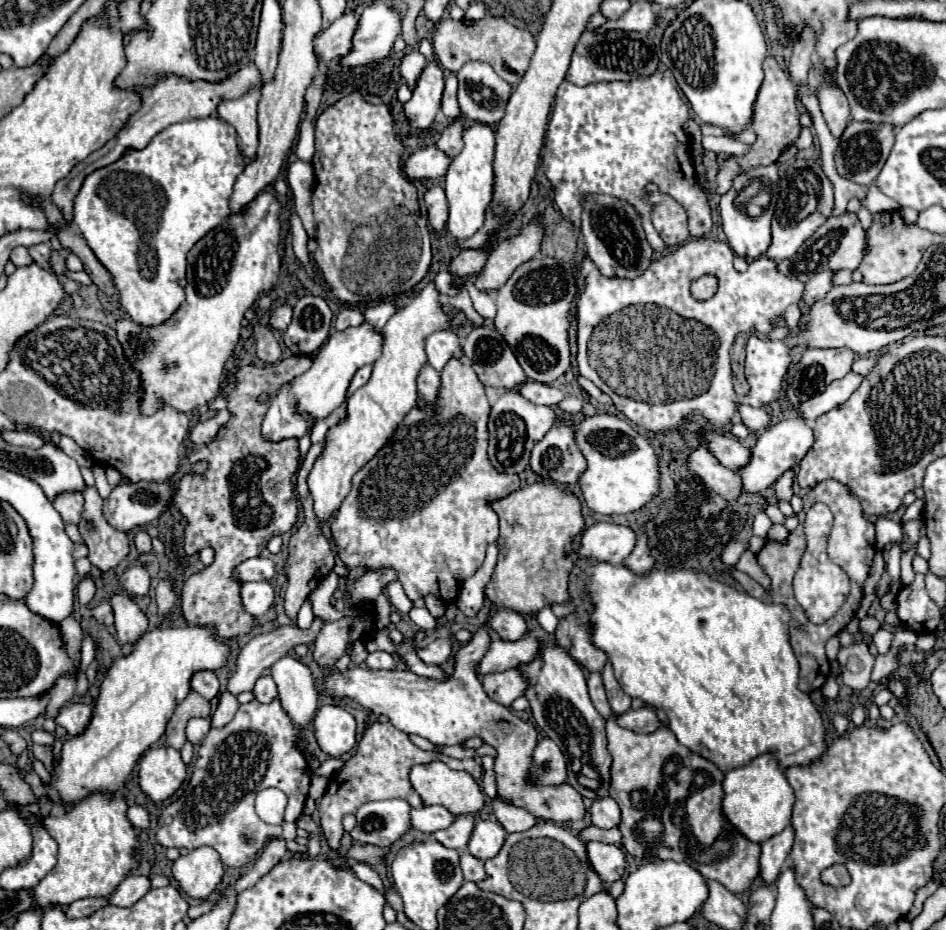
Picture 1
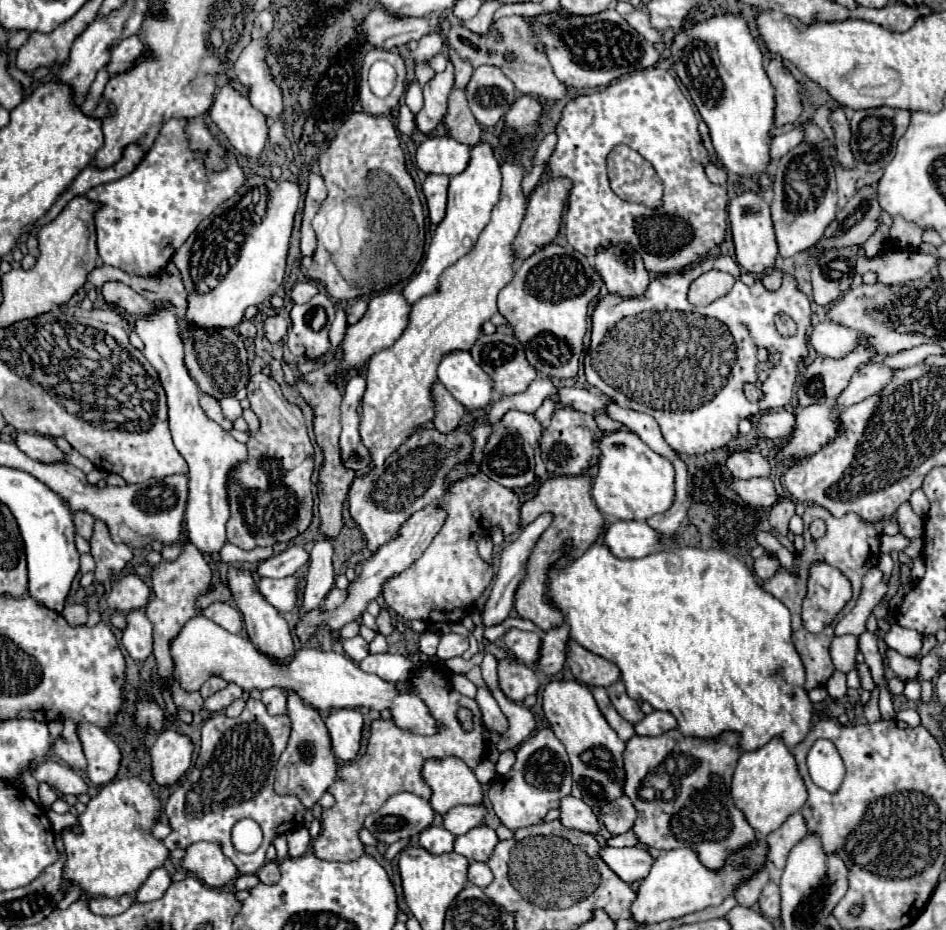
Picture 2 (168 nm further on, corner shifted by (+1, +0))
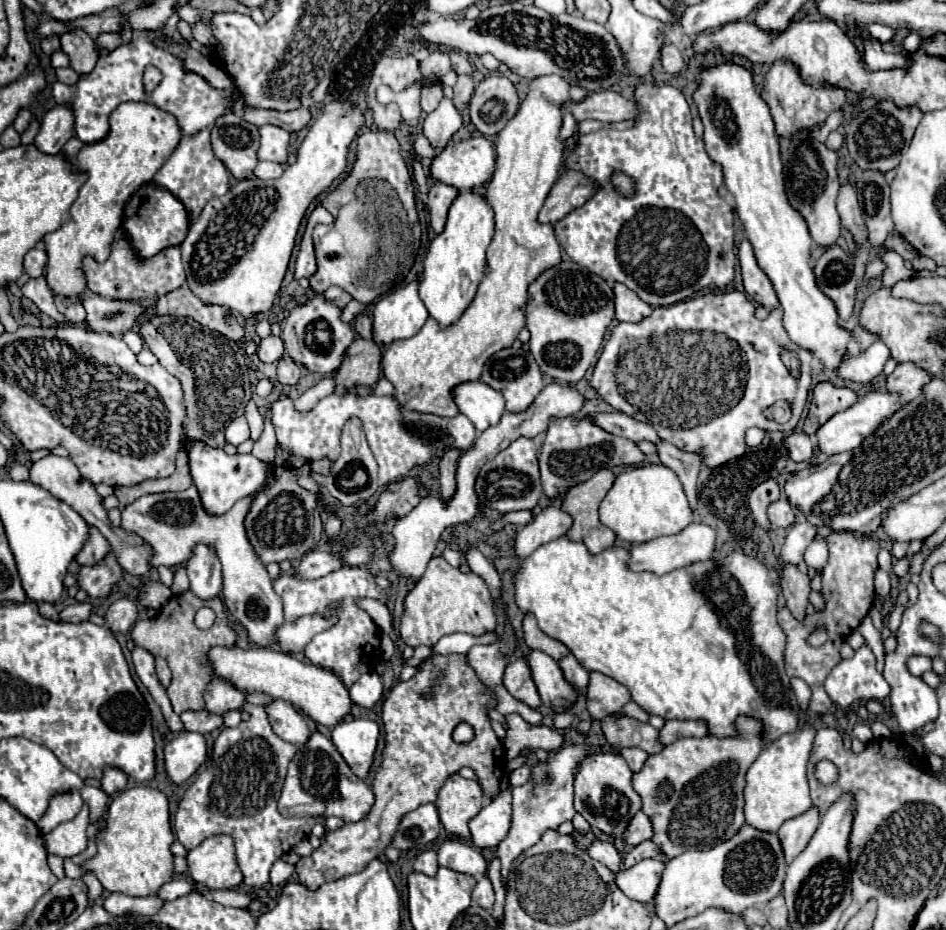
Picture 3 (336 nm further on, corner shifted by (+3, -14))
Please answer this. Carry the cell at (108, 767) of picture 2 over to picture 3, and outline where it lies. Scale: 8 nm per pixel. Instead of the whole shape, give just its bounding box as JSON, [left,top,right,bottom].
[101,767,129,795]

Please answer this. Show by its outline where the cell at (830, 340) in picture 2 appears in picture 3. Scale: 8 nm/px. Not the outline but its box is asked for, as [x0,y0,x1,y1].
[839,341,891,383]

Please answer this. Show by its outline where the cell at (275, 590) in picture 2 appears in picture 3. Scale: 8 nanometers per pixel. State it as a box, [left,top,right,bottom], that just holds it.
[275,567,391,687]

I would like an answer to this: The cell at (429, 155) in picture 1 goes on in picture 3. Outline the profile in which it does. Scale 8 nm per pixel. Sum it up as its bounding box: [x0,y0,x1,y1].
[431,135,495,191]

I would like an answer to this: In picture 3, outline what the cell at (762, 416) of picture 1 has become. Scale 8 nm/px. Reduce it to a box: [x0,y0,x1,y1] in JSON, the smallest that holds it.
[783,433,815,463]

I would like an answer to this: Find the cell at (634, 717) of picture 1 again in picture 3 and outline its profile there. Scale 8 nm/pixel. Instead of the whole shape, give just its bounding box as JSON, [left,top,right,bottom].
[659,719,709,745]

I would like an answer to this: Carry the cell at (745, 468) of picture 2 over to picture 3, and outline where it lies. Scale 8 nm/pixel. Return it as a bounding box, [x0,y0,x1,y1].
[749,479,781,533]

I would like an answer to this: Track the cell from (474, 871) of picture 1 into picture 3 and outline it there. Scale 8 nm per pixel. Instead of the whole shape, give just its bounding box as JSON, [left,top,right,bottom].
[473,877,495,909]

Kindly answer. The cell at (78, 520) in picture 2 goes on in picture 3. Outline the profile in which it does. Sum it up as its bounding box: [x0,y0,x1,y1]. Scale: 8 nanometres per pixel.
[77,527,111,567]

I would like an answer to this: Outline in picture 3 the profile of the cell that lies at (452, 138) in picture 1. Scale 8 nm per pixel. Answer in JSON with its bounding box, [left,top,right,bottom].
[453,75,475,109]

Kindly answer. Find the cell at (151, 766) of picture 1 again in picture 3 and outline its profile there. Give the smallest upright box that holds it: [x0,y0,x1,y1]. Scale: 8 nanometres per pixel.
[165,731,207,783]

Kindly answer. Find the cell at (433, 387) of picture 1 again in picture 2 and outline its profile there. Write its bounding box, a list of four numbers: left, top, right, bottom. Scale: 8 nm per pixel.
[431,381,465,433]

